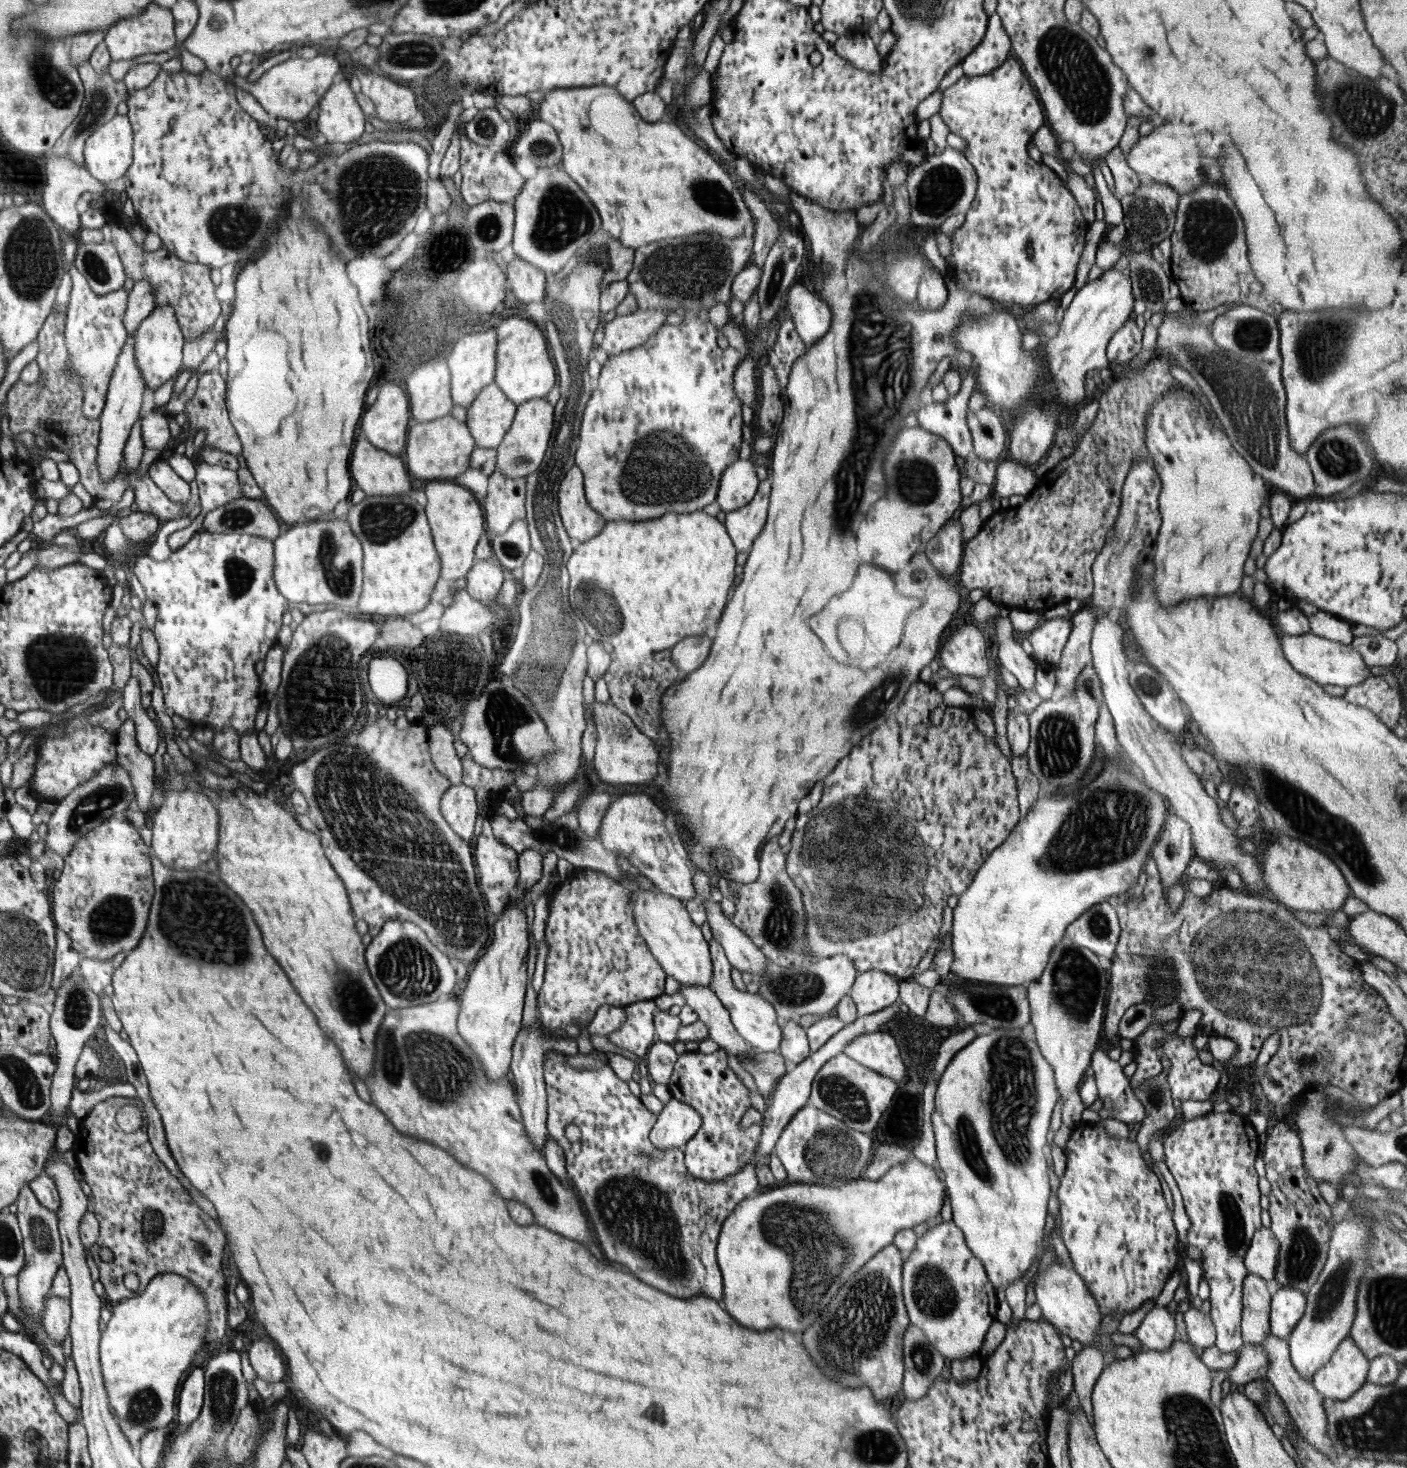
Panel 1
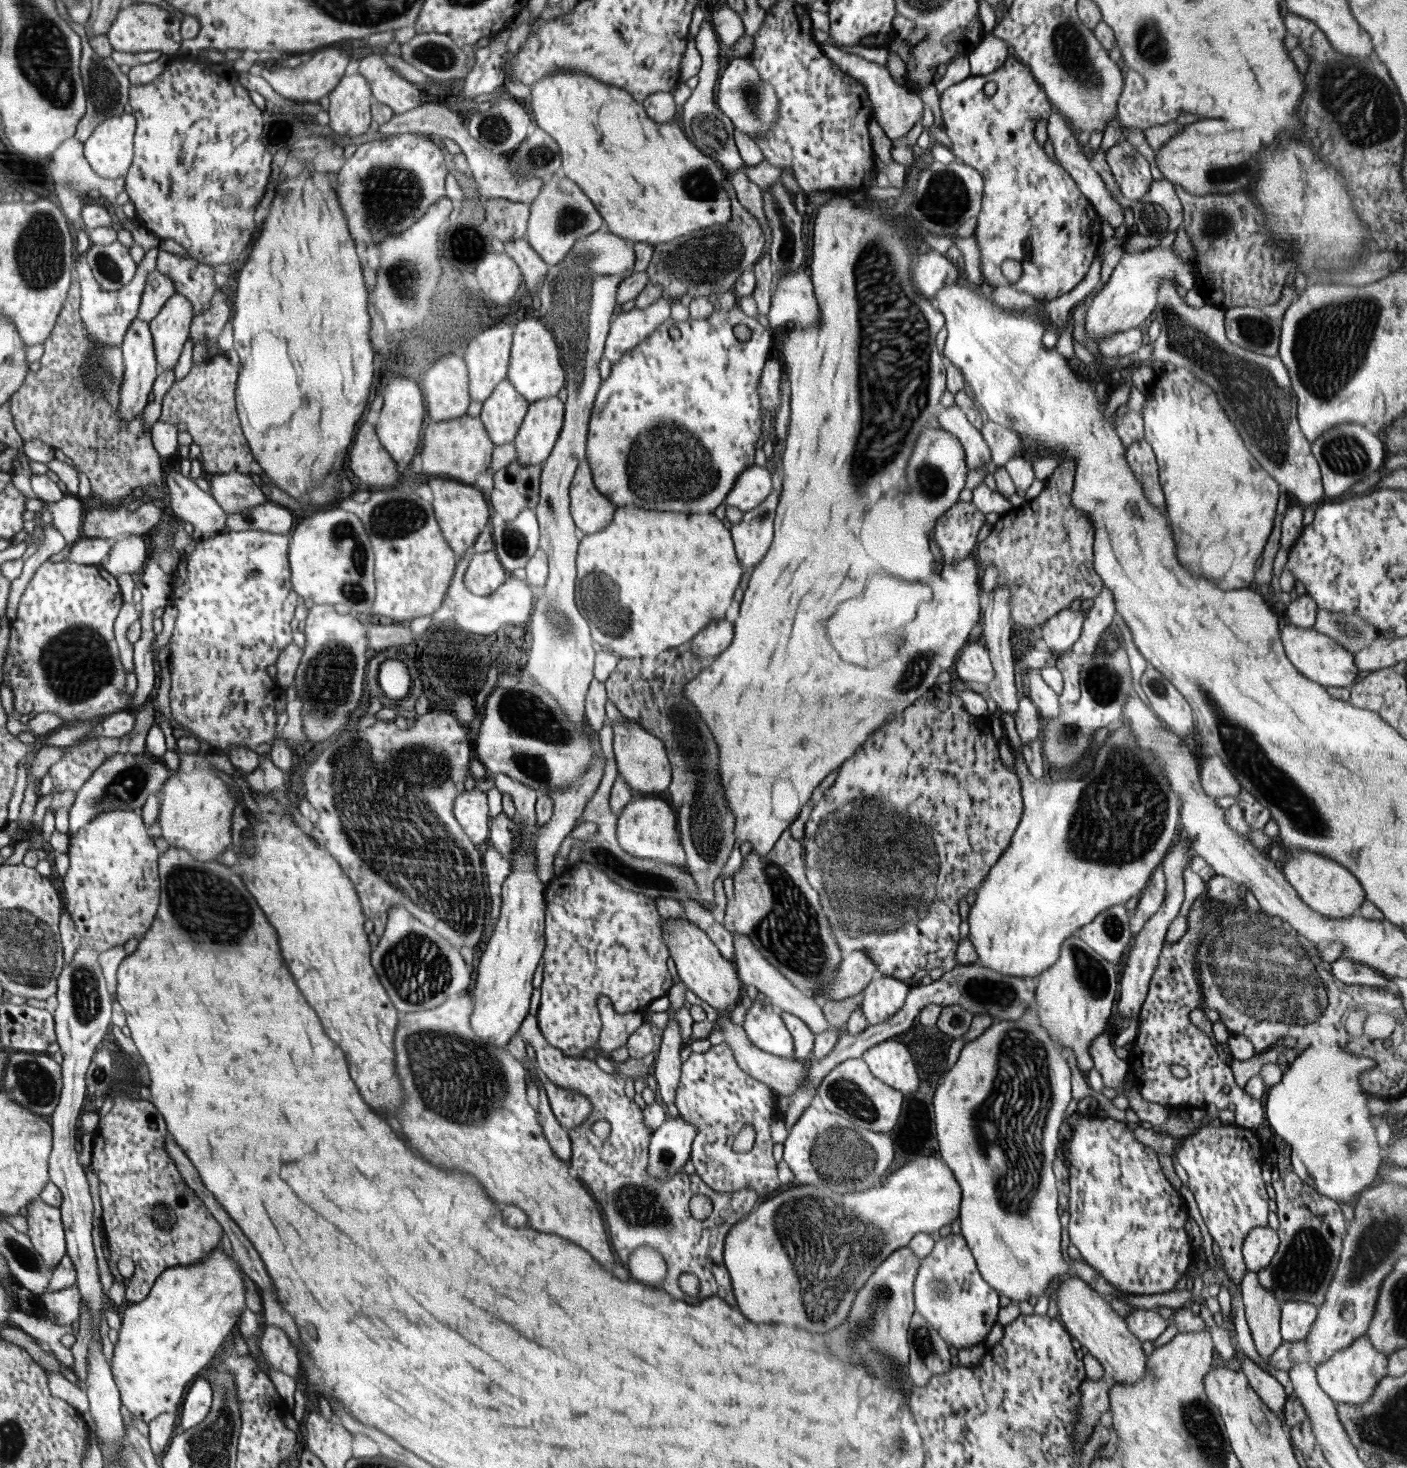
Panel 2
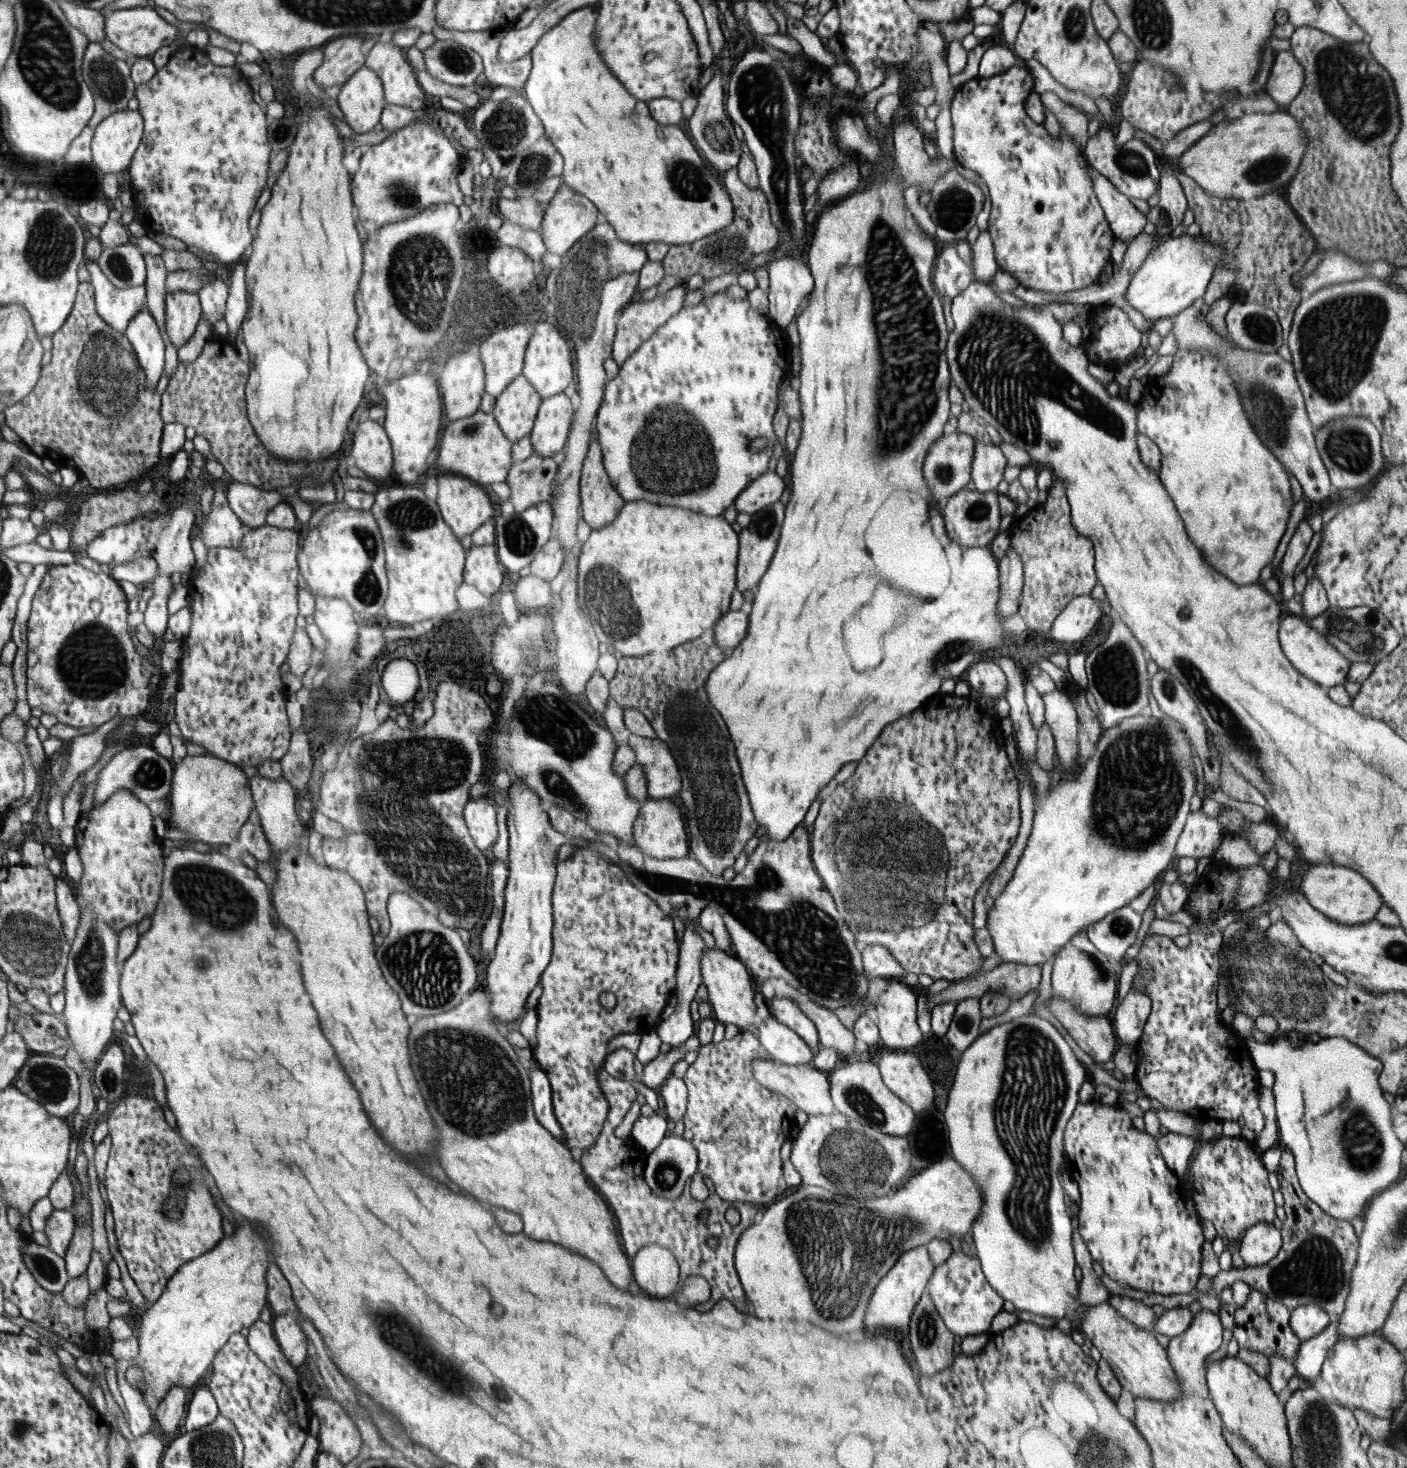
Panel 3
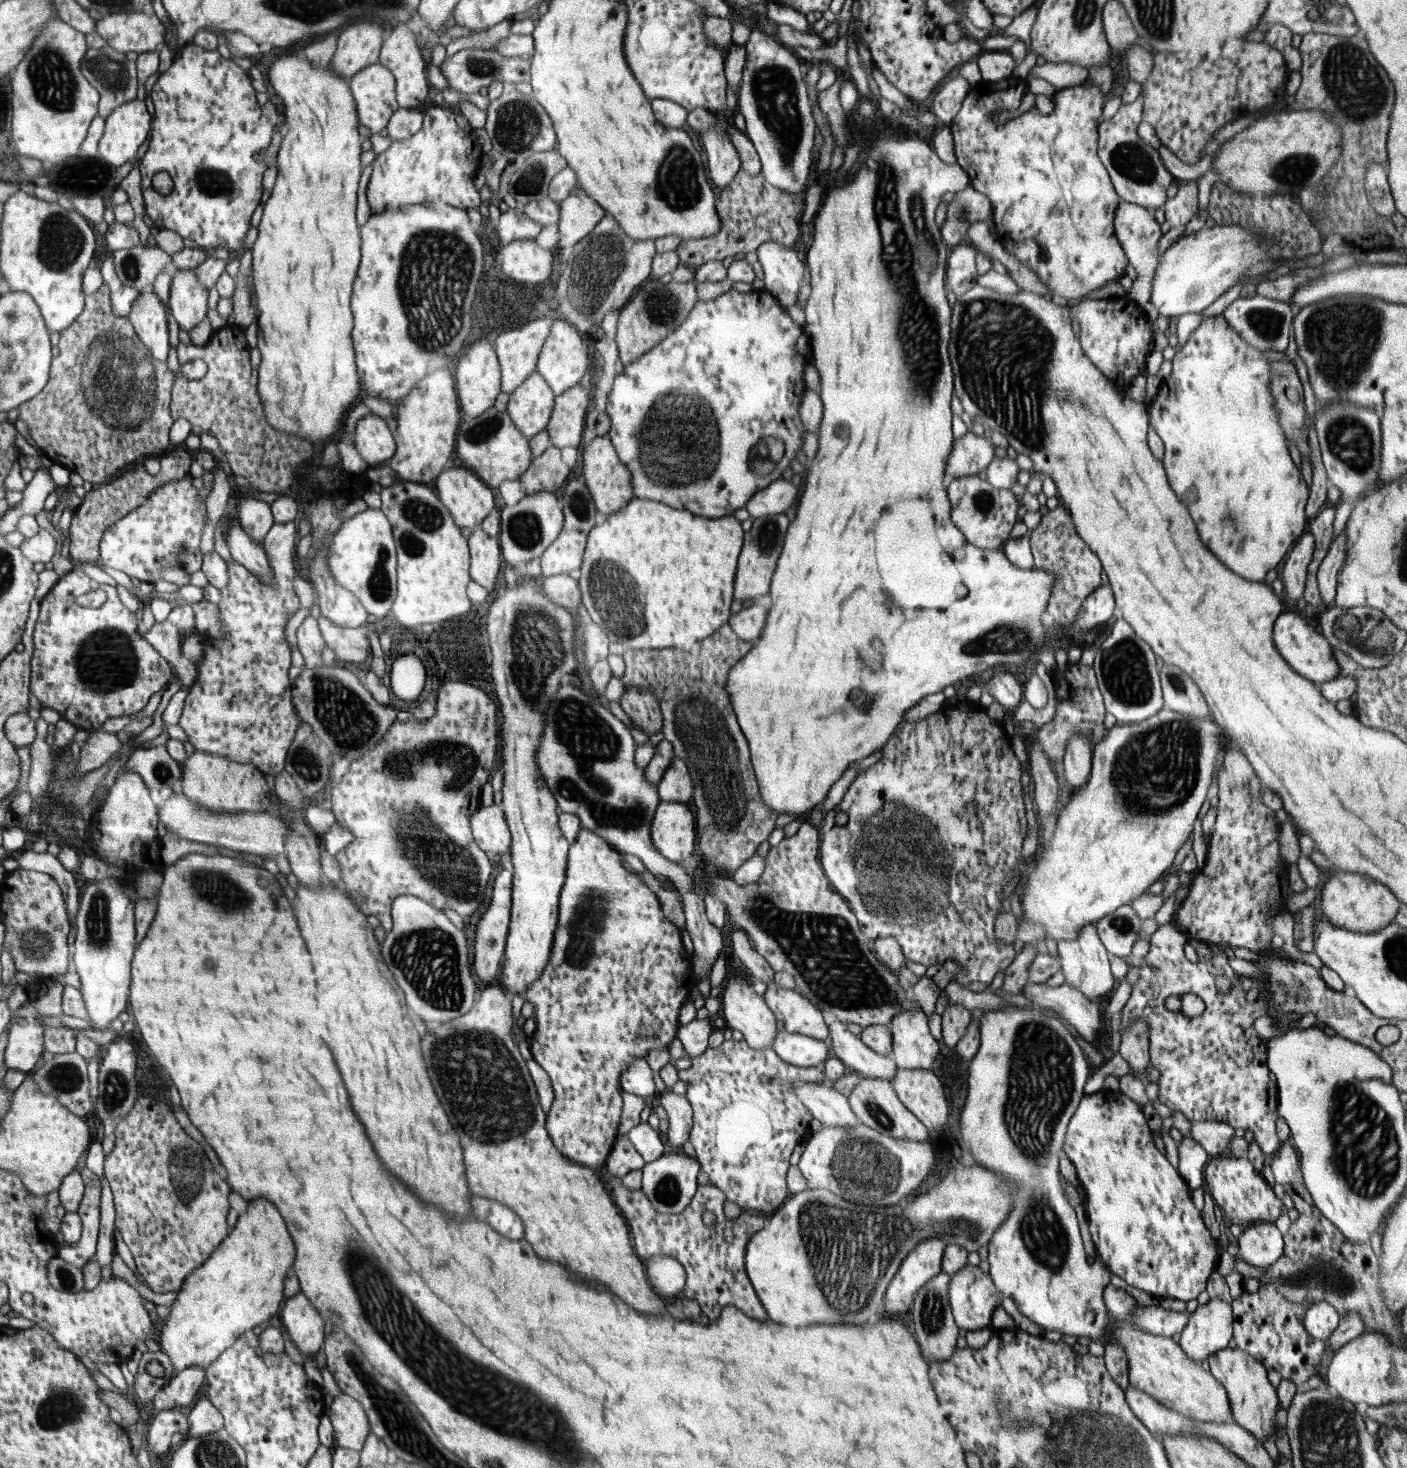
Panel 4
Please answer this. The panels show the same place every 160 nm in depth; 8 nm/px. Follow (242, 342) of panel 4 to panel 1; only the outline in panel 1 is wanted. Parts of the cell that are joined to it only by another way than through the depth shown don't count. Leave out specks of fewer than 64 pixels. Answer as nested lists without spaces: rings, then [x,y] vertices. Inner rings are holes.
[[[218,368],[199,376],[198,388],[196,388],[196,392],[192,398],[186,402],[184,412],[187,415],[189,428],[193,428],[196,432],[201,428],[206,430],[206,447],[232,454],[234,457],[242,460],[243,444],[239,440],[239,435],[236,432],[235,425],[231,423],[230,410],[227,408],[227,380],[222,376],[222,374],[220,374],[220,372],[218,372]]]

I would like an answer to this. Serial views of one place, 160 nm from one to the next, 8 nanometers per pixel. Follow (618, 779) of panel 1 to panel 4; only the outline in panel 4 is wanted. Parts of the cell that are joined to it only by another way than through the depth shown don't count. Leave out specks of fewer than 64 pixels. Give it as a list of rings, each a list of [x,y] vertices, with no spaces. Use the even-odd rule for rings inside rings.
[[[674,757],[670,766],[663,772],[658,784],[659,796],[668,803],[685,803],[692,800],[694,784],[692,784],[690,771],[686,763]]]

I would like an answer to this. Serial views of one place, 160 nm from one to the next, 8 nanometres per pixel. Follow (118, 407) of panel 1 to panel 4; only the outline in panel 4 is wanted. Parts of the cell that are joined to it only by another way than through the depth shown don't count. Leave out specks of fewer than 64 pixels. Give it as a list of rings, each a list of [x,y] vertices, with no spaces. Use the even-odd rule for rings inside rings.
[[[154,292],[140,294],[127,320],[135,328],[140,341],[146,345],[152,357],[166,361],[170,352],[170,309]]]

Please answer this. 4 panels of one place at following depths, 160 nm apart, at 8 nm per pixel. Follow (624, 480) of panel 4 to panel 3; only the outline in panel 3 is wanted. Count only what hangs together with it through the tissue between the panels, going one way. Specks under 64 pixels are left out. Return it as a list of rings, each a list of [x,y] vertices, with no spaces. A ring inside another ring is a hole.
[[[592,440],[591,451],[587,452],[579,489],[582,517],[592,530],[612,523],[626,503],[608,476],[603,450],[597,440]]]

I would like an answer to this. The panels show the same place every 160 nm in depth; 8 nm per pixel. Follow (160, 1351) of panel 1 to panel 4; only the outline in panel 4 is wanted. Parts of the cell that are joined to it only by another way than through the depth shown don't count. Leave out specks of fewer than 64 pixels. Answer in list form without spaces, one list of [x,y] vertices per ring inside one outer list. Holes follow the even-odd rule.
[[[266,1198],[252,1200],[248,1210],[241,1213],[231,1235],[211,1254],[211,1259],[184,1280],[183,1288],[178,1291],[176,1300],[169,1308],[170,1314],[163,1319],[165,1324],[160,1334],[160,1351],[168,1354],[174,1365],[174,1372],[182,1372],[185,1368],[194,1366],[206,1369],[244,1332],[269,1322],[280,1312],[284,1304],[284,1281],[294,1264],[294,1258],[294,1240],[290,1238],[286,1222],[280,1216],[278,1208]]]

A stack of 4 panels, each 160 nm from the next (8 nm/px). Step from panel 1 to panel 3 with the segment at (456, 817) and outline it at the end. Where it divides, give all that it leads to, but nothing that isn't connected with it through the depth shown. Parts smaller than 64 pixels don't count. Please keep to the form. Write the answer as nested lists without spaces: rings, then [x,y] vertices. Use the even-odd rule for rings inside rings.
[[[484,798],[467,803],[464,808],[464,821],[470,829],[472,840],[480,849],[488,850],[498,840],[497,810]]]

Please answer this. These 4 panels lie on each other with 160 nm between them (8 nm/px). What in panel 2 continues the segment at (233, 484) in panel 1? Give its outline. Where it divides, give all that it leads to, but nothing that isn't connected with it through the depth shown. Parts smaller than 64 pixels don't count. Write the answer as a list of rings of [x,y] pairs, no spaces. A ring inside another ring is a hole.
[[[214,473],[210,486],[210,494],[228,515],[238,514],[268,501],[254,477],[244,473]]]

